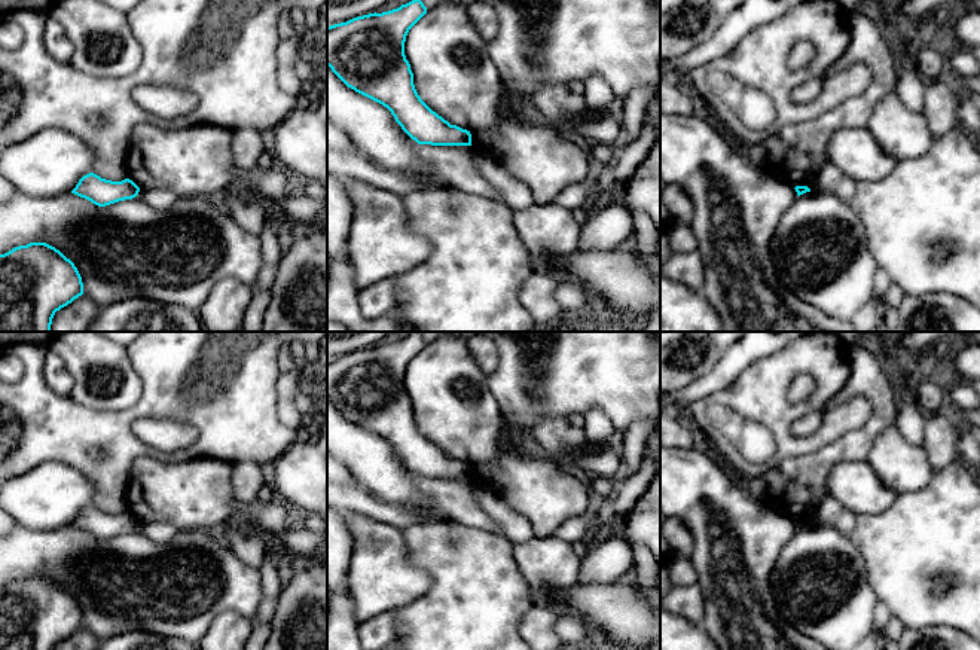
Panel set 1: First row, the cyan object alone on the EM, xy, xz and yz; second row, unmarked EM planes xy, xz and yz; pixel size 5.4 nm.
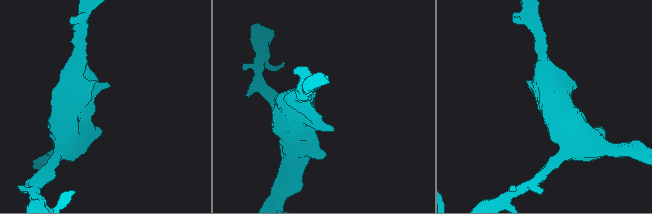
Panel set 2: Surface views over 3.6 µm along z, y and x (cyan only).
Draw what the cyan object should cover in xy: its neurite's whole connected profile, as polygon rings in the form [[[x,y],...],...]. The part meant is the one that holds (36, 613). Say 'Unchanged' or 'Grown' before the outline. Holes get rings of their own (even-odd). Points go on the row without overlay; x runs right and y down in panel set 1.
Unchanged. [[[46,576],[0,588],[0,650],[54,650],[82,628],[74,596]]]

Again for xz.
Unchanged. [[[413,332],[388,345],[375,345],[327,360],[327,399],[348,421],[387,440],[402,463],[418,477],[471,479],[470,464],[451,458],[433,445],[415,422],[404,375],[409,363],[425,347],[427,341],[421,332]]]

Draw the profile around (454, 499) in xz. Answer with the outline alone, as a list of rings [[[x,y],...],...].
[[[421,477],[419,483],[436,518],[448,518],[465,527],[503,535],[500,525],[479,506],[471,479]]]

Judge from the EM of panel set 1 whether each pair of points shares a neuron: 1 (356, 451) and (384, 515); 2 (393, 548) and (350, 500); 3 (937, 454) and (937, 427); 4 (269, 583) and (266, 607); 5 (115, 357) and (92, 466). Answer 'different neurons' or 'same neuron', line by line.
1: different neurons
2: different neurons
3: same neuron
4: same neuron
5: different neurons

